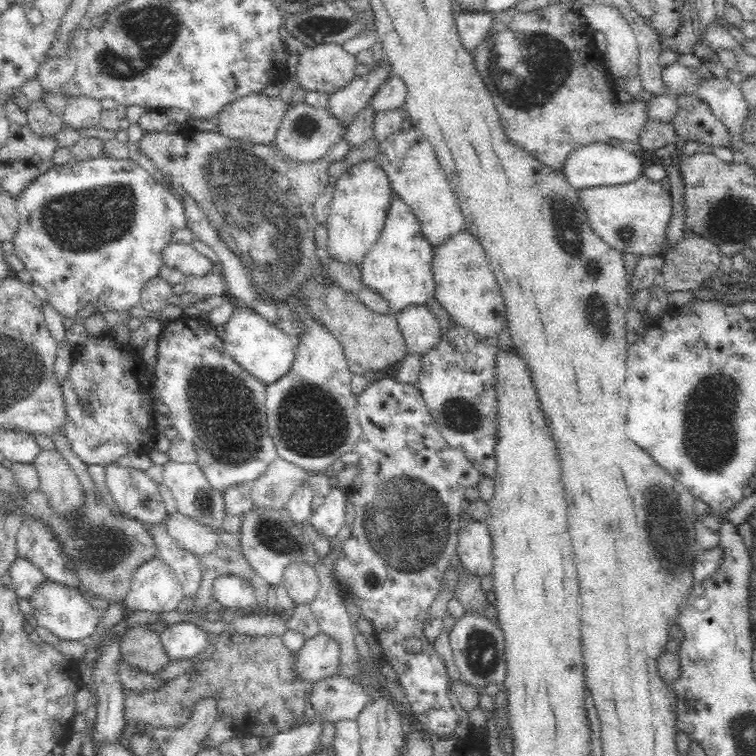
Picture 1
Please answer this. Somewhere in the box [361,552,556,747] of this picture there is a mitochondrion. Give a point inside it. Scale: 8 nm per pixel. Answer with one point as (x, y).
(480, 651)

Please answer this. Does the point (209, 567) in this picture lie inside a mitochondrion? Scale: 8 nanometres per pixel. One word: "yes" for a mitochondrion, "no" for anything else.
no

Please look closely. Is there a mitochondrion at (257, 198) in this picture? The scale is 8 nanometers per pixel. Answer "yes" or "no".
yes

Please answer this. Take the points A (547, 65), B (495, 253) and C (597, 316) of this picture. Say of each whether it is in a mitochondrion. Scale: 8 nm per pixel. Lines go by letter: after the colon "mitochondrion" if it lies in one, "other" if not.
A: mitochondrion
B: other
C: mitochondrion

